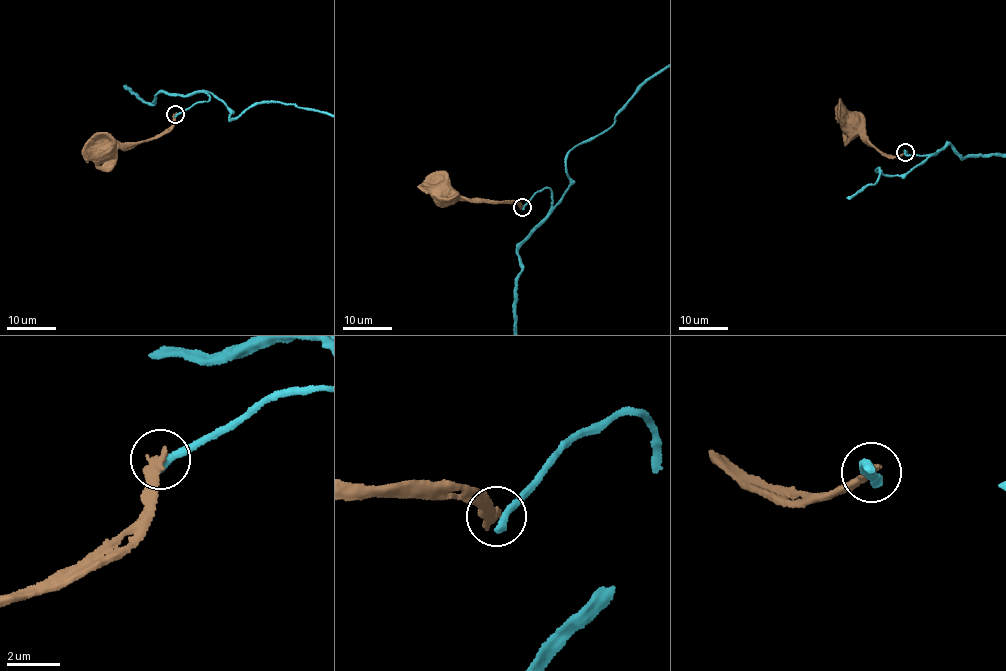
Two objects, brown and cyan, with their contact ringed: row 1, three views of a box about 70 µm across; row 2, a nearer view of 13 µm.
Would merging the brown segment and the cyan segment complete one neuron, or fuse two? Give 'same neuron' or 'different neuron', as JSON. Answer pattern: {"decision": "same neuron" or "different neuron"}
{"decision": "different neuron"}

